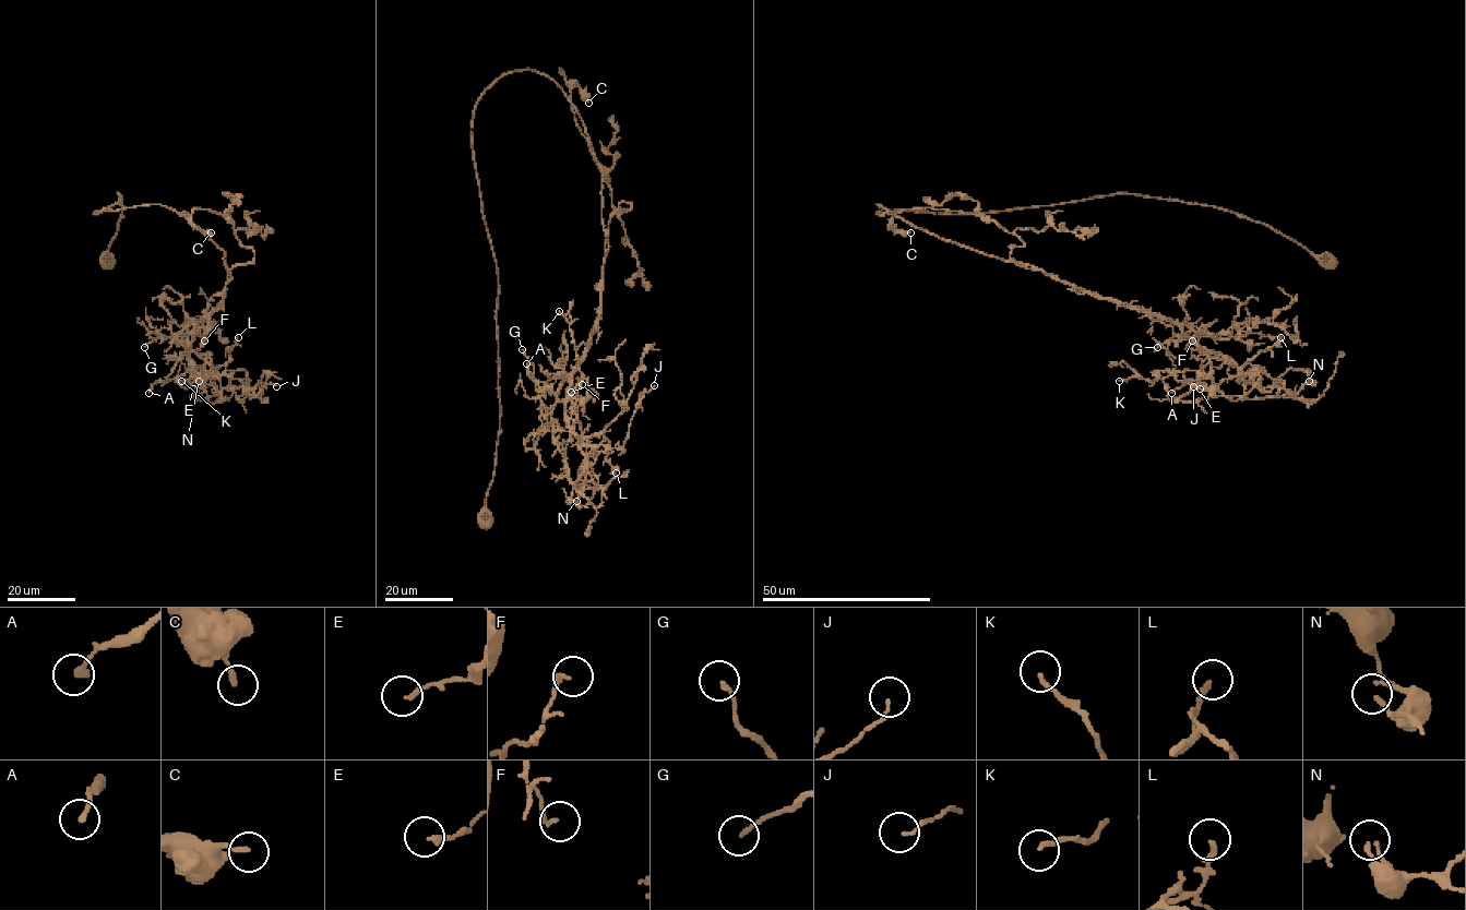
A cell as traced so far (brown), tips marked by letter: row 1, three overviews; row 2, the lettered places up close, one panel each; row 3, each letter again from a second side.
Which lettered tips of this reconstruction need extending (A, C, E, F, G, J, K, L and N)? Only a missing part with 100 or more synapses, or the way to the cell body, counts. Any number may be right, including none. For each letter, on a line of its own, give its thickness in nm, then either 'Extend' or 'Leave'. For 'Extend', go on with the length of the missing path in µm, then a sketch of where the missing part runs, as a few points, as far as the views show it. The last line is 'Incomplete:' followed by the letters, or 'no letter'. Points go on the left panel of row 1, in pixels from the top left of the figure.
A: Thickness 240 nm. Leave
C: Thickness 170 nm. Leave
E: Thickness 180 nm. Leave
F: Thickness 160 nm. Leave
G: Thickness 160 nm. Leave
J: Thickness 100 nm. Leave
K: Thickness 160 nm. Leave
L: Thickness 200 nm. Leave
N: Thickness 150 nm. Leave
Incomplete: no letter

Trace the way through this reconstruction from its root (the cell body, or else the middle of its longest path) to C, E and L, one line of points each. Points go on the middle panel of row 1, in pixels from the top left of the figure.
C: (486, 518), (474, 108), (549, 76), (606, 232), (632, 202), (569, 83), (588, 103)
E: (486, 518), (472, 131), (516, 71), (562, 90), (603, 171), (571, 392)
L: (486, 518), (472, 131), (510, 72), (562, 90), (603, 171), (567, 422), (616, 473)

